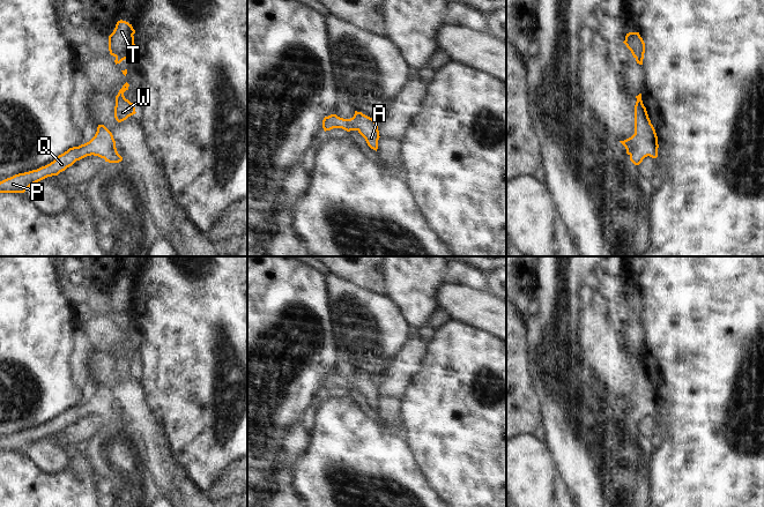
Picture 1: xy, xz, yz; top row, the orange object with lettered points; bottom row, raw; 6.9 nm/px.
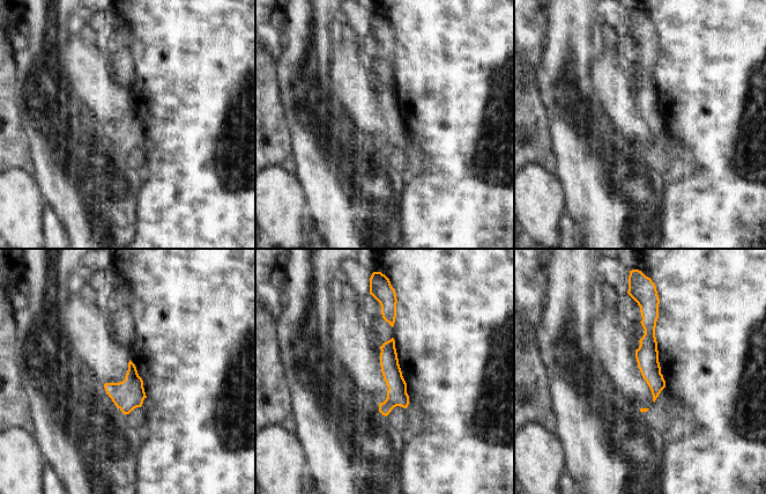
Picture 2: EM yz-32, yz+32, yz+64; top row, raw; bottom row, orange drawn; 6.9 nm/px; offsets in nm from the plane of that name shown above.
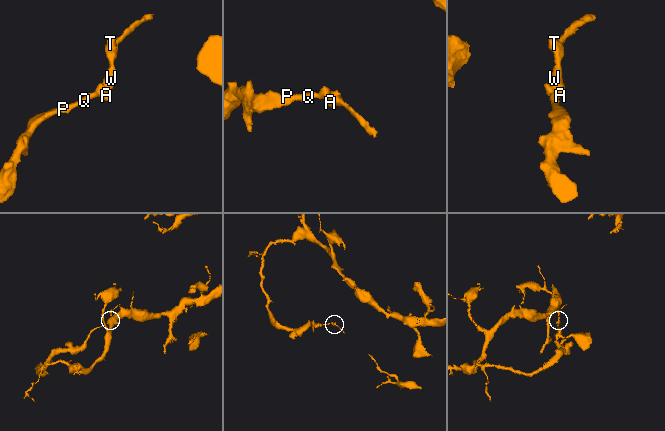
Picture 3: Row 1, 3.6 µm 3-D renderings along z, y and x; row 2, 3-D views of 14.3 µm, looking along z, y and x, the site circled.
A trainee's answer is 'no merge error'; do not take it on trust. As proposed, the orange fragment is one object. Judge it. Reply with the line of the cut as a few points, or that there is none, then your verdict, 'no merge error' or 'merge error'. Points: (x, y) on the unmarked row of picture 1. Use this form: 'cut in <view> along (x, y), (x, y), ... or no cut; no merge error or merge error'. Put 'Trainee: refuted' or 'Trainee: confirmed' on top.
Trainee: confirmed
no cut; no merge error

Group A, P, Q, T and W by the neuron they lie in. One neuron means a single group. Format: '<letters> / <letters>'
A P Q T W

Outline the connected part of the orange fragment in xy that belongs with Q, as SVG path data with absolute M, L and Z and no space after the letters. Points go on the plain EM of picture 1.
M98 383L95 395L89 401L69 407L50 423L0 440L0 452L24 452L31 443L47 435L58 434L76 419L91 413L104 417L109 422L123 419L117 410L112 392L104 383Z

